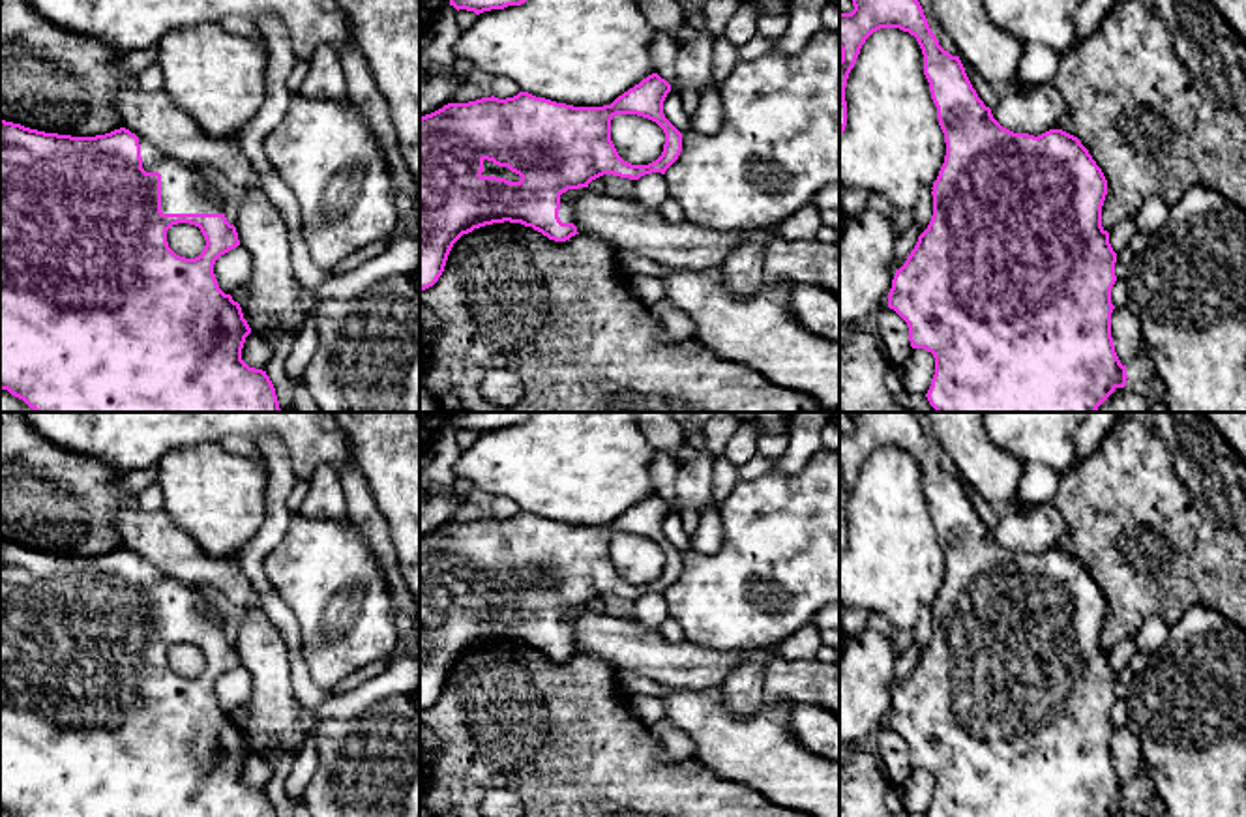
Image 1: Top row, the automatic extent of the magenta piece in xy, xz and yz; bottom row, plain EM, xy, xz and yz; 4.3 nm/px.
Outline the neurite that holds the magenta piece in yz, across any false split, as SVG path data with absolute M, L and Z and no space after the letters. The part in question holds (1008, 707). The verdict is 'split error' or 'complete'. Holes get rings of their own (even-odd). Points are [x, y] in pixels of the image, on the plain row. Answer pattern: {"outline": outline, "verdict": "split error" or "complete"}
{"outline": "M853 412L851 433L839 433L839 555L847 545L845 506L851 489L856 483L866 459L881 448L899 448L916 457L924 474L924 495L929 502L931 519L937 527L939 545L944 553L946 575L933 602L933 635L927 648L905 684L896 690L892 708L888 712L888 727L894 729L909 746L909 761L912 768L926 768L935 778L935 795L926 817L1109 817L1117 808L1126 806L1126 785L1120 783L1111 757L1111 708L1117 701L1117 673L1109 663L1109 652L1102 646L1102 626L1107 615L1107 600L1081 560L1062 549L1049 549L1038 557L1029 553L1014 553L1002 547L984 525L972 508L959 476L952 476L939 465L914 412Z", "verdict": "complete"}

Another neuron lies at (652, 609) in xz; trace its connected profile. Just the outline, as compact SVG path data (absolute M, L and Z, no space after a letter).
M661 592L645 594L635 602L635 620L641 624L661 626L669 616L669 603Z

